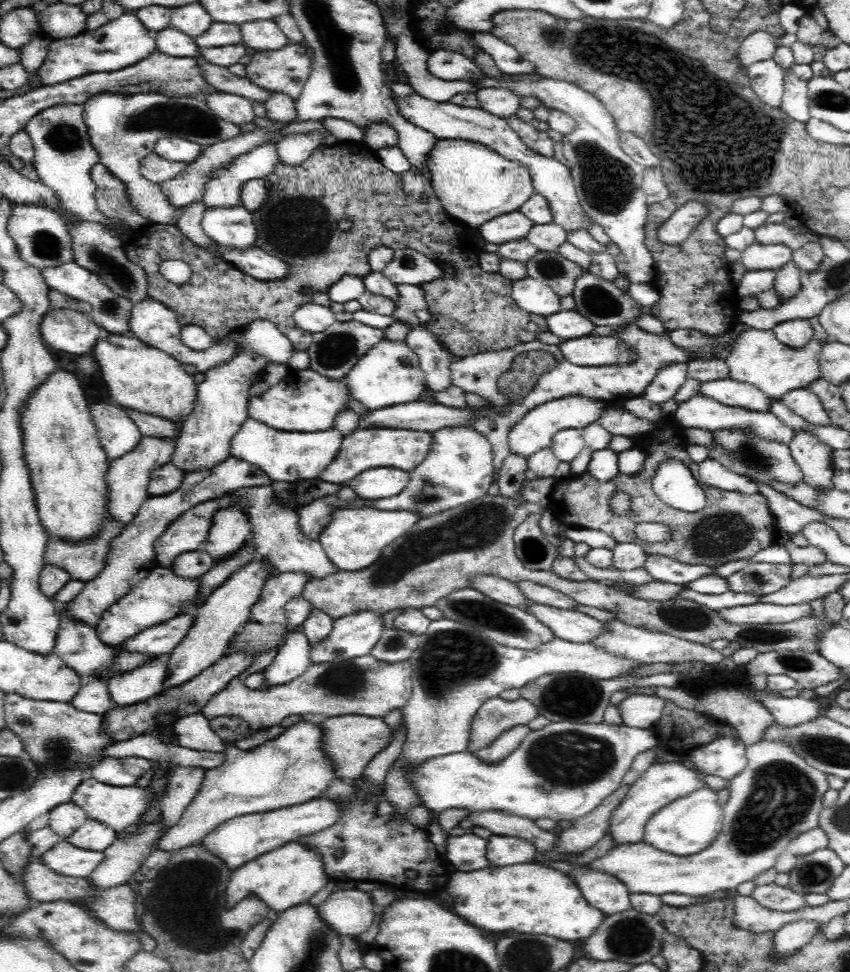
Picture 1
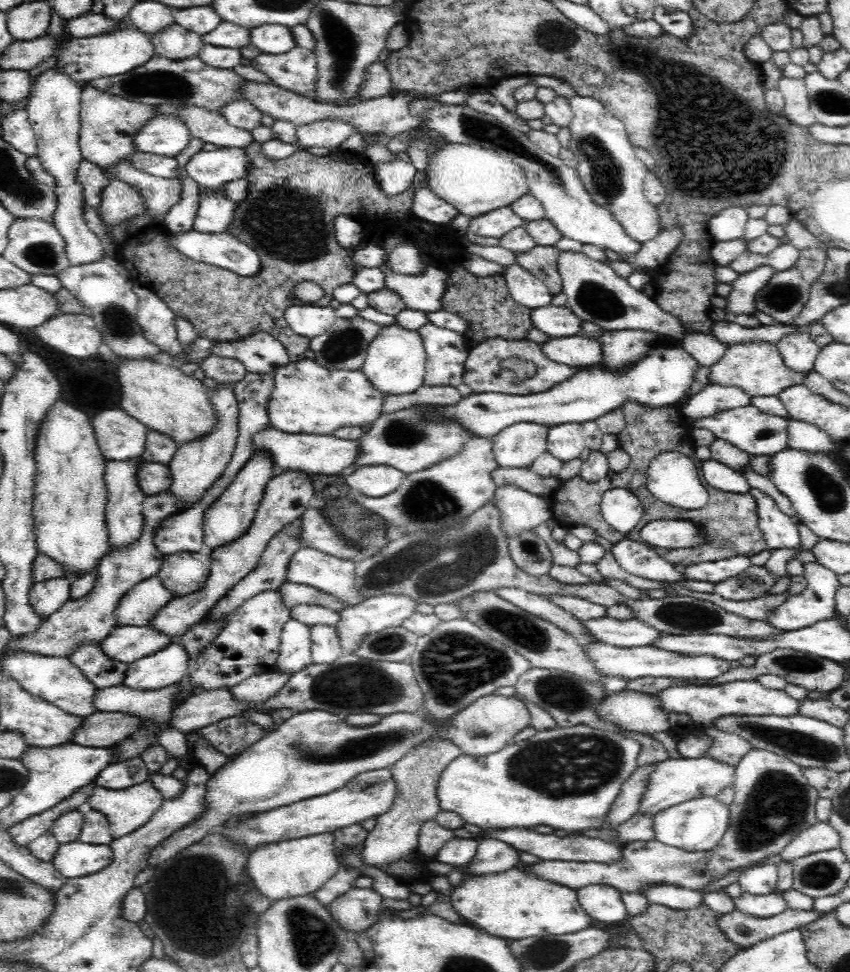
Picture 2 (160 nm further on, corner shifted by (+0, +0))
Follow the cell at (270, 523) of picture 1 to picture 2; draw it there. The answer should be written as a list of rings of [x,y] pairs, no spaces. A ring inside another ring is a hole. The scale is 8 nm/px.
[[[300,547],[293,555],[287,572],[287,580],[296,584],[311,586],[338,599],[344,608],[359,605],[368,596],[359,592],[355,585],[355,564],[343,558],[336,558],[310,547]]]

